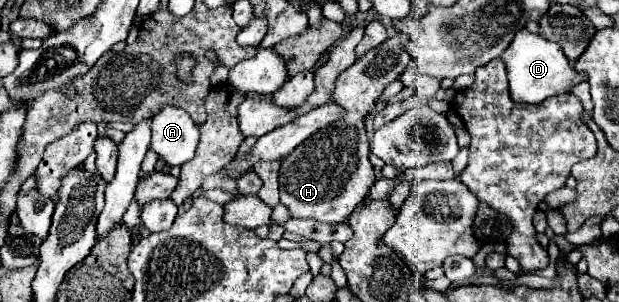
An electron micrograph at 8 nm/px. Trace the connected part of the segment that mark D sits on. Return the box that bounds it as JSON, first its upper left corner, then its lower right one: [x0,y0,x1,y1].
[502,29,584,105]

